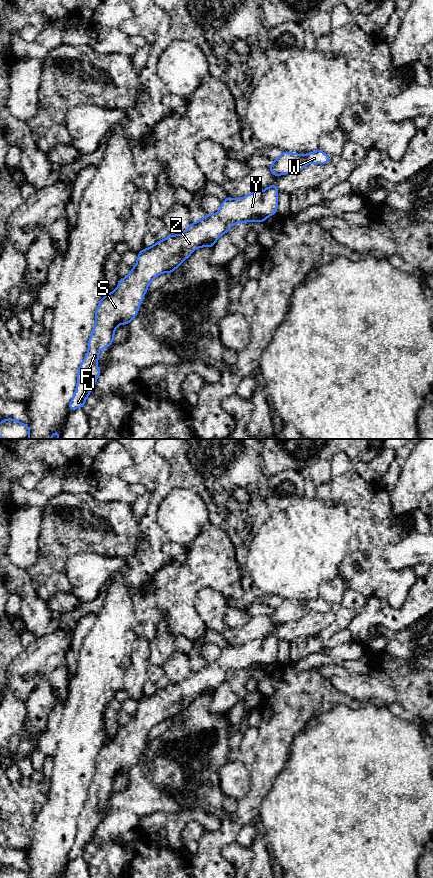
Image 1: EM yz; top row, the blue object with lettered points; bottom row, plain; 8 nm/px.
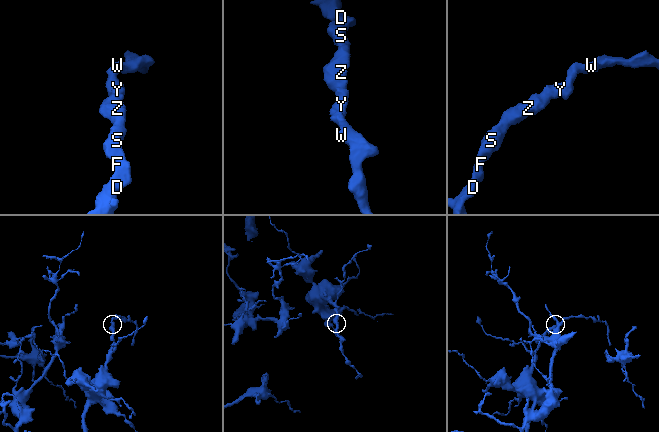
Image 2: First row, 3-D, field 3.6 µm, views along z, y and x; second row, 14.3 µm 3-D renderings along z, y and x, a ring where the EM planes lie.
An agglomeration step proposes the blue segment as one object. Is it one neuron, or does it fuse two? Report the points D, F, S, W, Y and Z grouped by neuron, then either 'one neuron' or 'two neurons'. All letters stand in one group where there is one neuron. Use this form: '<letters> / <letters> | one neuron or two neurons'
D F S W Y Z | one neuron

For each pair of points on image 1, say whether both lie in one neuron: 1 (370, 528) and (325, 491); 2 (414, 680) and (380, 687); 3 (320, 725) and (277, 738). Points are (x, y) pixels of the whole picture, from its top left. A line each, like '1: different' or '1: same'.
1: different
2: different
3: different

